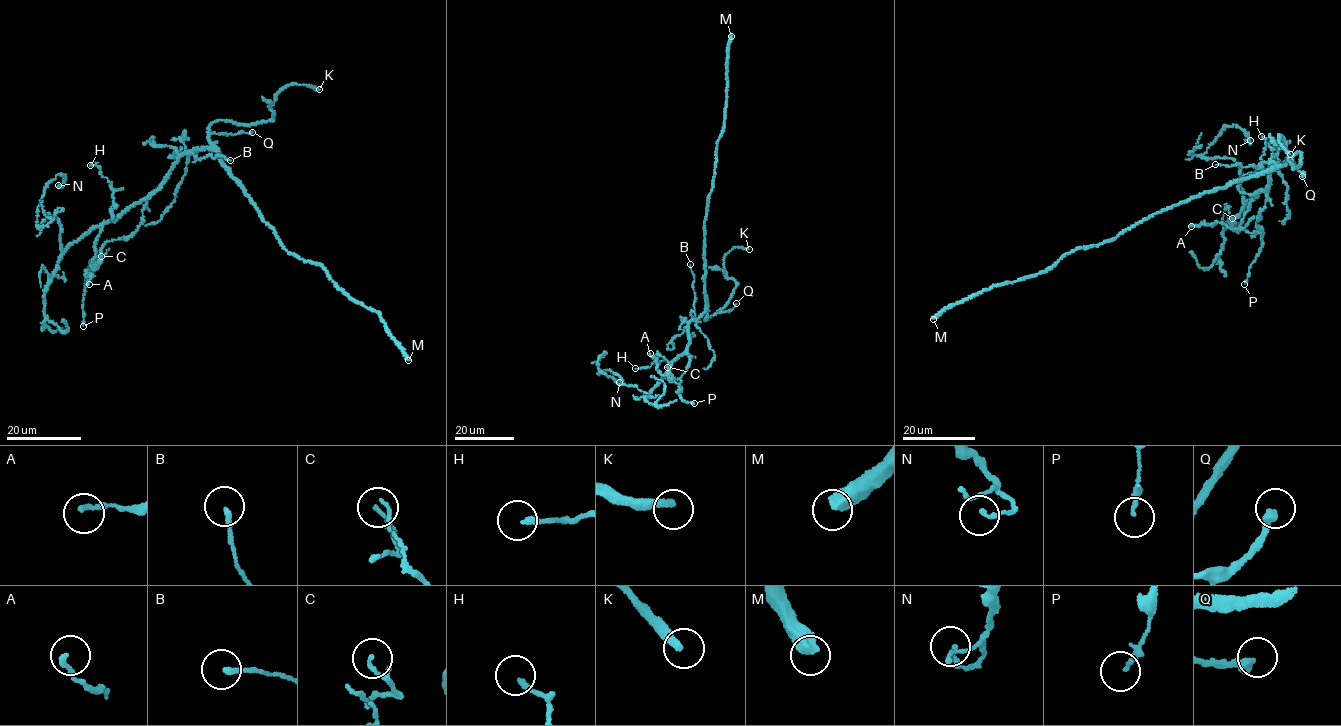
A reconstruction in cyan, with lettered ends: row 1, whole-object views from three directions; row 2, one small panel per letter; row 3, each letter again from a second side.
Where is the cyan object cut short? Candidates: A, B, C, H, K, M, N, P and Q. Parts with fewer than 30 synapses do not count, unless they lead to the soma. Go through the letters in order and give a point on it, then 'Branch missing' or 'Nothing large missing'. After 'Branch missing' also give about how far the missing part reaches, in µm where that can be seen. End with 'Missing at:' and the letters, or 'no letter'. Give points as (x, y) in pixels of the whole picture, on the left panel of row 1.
A: Place: (89, 284). Nothing large missing
B: Place: (230, 160). Nothing large missing
C: Place: (101, 256). Nothing large missing
H: Place: (90, 165). Nothing large missing
K: Place: (319, 89). Branch missing. Missing length about 35 µm
M: Place: (408, 360). Branch missing. Missing length about 190 µm
N: Place: (58, 185). Nothing large missing
P: Place: (83, 326). Nothing large missing
Q: Place: (252, 132). Nothing large missing
Missing at: K, M

